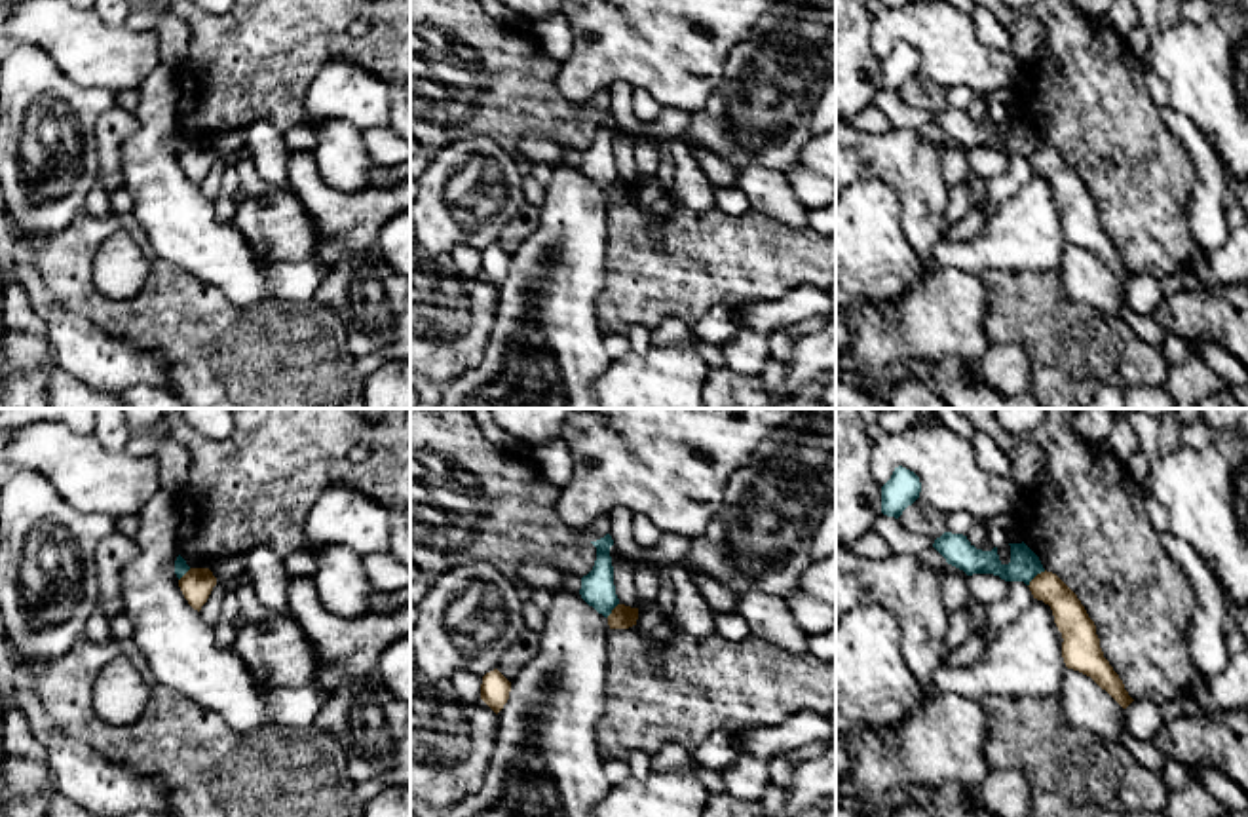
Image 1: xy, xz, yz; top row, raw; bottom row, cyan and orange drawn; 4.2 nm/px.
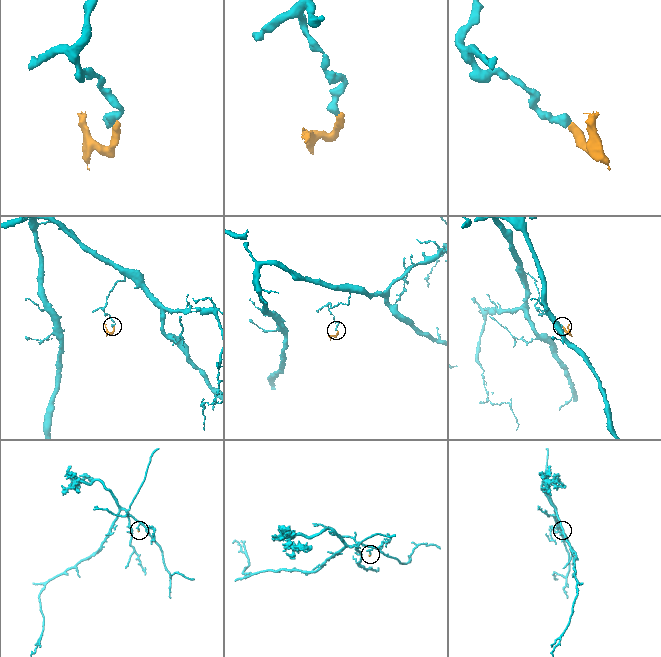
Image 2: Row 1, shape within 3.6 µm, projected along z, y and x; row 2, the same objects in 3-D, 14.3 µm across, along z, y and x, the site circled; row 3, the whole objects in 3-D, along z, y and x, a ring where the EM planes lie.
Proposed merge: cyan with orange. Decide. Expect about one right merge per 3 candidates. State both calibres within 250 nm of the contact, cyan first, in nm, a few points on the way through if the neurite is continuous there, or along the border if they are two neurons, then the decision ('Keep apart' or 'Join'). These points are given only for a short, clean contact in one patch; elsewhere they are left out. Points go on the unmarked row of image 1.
Thickness 130 nm (cyan) against 140 nm. Boundary: yz (1045, 145), (1028, 160). Keep apart

